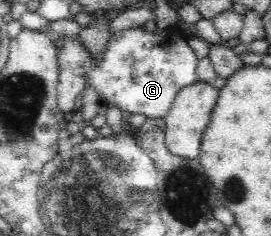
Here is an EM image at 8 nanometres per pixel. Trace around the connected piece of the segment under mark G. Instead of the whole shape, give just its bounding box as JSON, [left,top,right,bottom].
[55,27,198,119]

